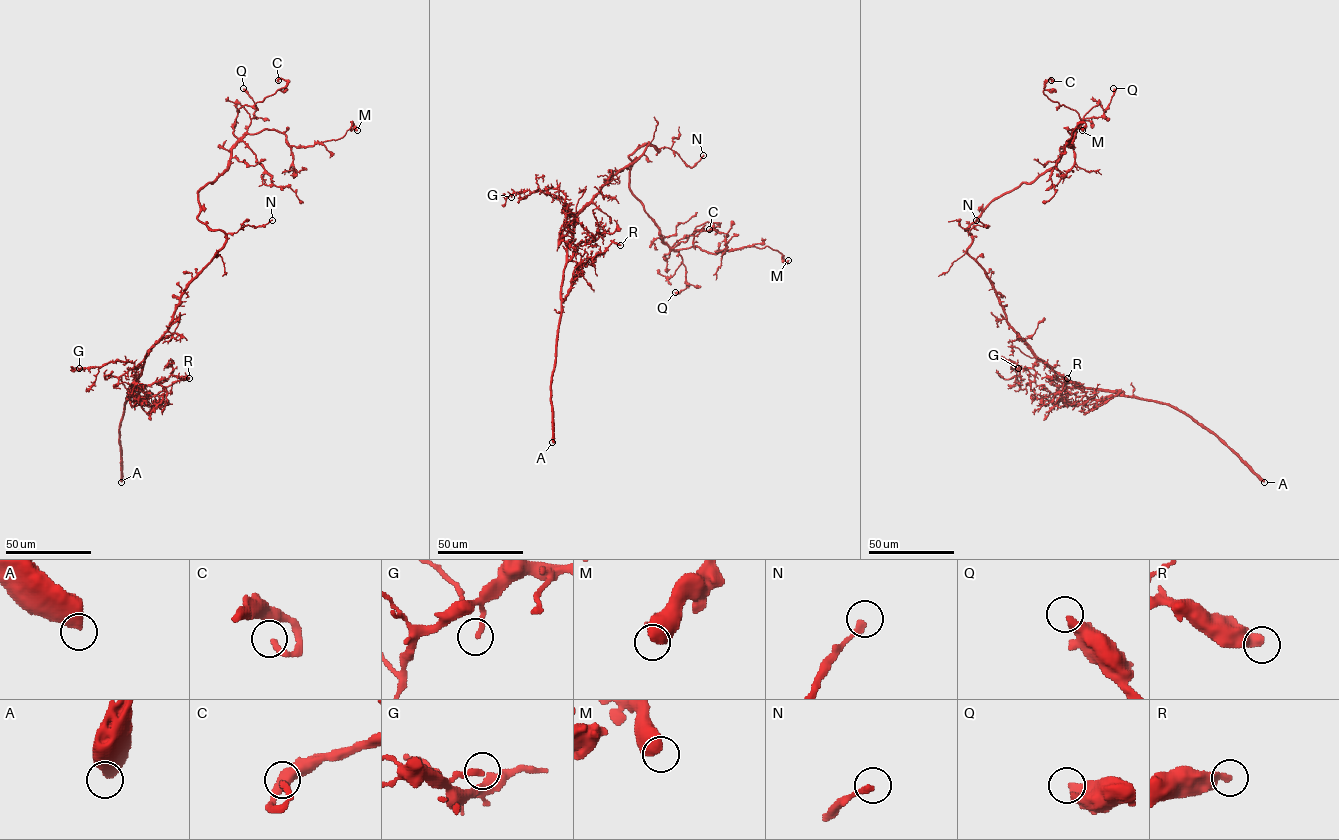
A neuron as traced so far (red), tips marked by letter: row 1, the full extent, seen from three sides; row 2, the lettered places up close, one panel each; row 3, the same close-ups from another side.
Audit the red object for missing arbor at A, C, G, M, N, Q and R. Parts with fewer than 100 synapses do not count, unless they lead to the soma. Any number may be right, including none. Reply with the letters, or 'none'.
A

